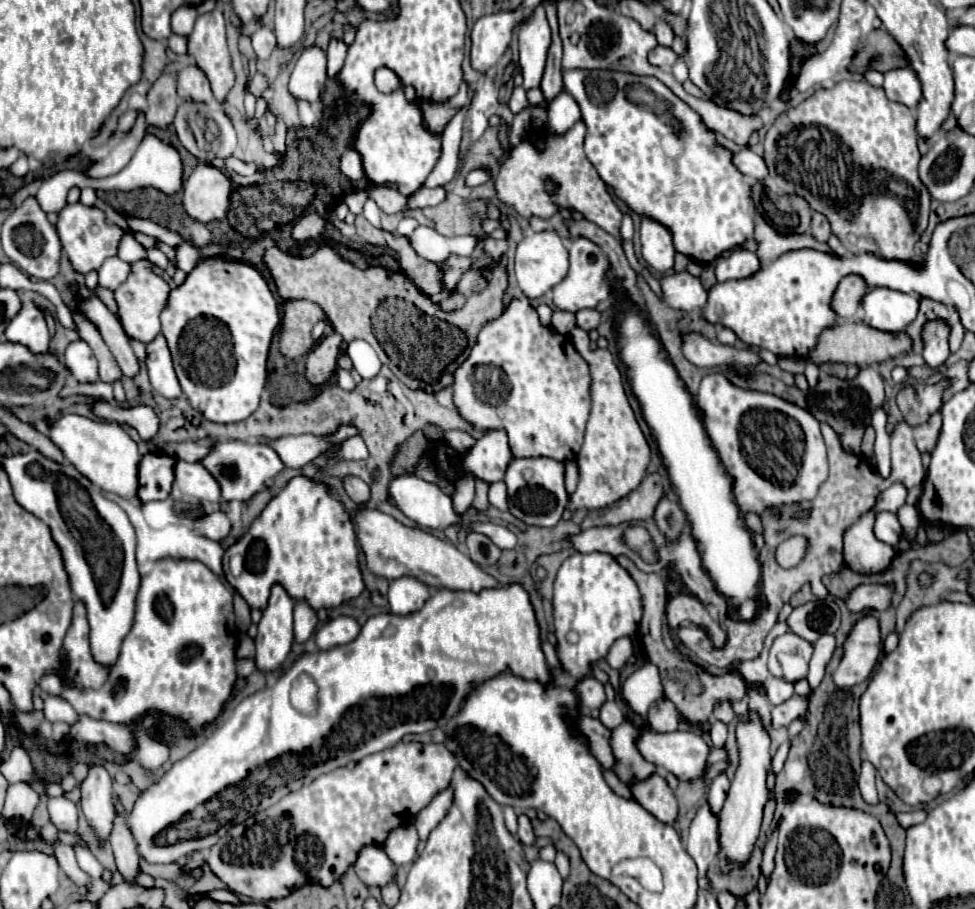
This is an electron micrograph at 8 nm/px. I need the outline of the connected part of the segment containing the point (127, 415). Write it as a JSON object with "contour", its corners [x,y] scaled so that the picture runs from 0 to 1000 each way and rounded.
{"contour":[[[103,440],[94,444],[94,453],[98,460],[109,462],[109,464],[133,466],[135,471],[142,473],[148,486],[154,486],[154,482],[162,475],[162,469],[164,469],[164,462],[160,460],[160,455],[156,455],[156,449],[146,447],[146,444],[127,449],[127,447],[115,447],[113,442]]]}

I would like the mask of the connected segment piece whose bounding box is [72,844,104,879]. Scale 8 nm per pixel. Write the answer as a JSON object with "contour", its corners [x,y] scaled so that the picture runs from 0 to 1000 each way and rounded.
{"contour":[[[74,931],[81,954],[88,959],[94,967],[104,966],[107,955],[103,952],[95,939],[88,931]]]}

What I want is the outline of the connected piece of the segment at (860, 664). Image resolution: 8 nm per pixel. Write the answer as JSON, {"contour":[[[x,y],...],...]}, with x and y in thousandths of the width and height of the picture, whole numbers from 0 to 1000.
{"contour":[[[886,678],[872,695],[866,708],[866,722],[855,739],[855,750],[862,757],[872,757],[886,750],[903,722],[901,682]]]}

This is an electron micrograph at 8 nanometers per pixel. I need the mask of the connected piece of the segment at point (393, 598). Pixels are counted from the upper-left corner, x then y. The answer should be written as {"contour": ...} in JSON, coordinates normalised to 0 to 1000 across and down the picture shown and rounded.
{"contour":[[[418,634],[402,638],[400,649],[396,653],[400,673],[408,678],[429,673],[439,660],[439,656],[441,656],[439,645],[435,645],[429,636],[418,636]]]}

